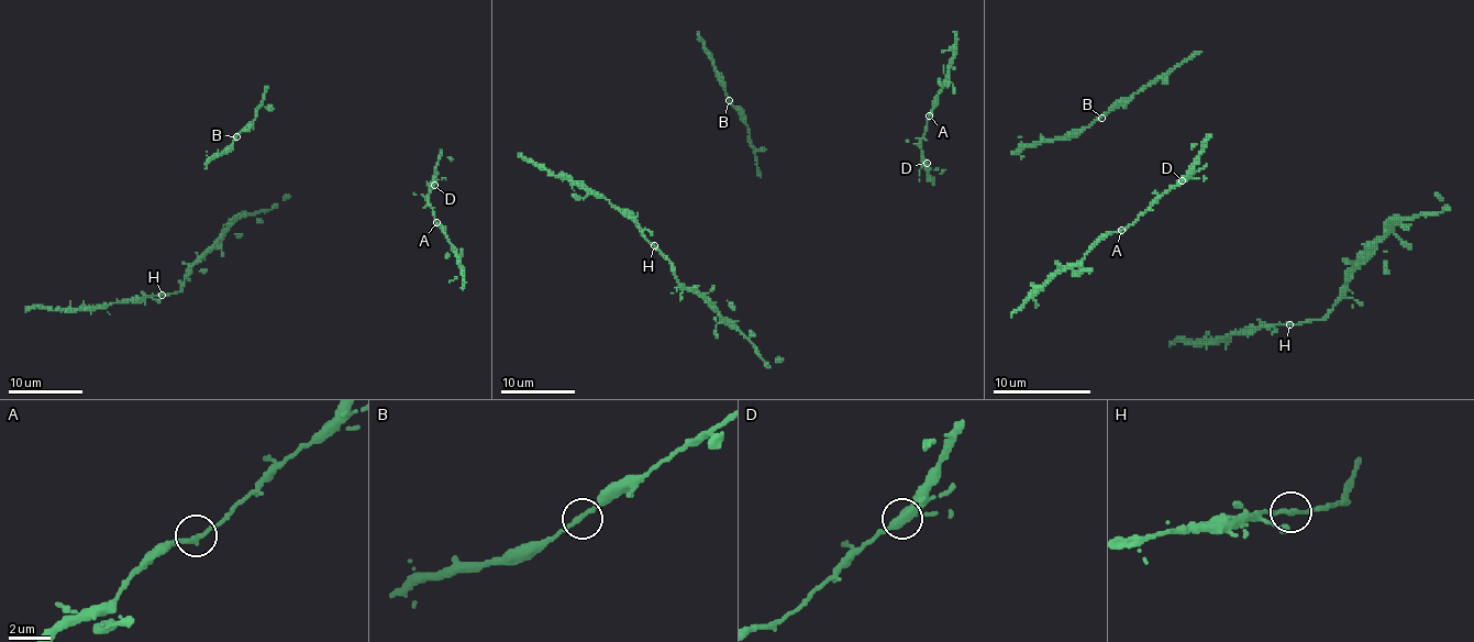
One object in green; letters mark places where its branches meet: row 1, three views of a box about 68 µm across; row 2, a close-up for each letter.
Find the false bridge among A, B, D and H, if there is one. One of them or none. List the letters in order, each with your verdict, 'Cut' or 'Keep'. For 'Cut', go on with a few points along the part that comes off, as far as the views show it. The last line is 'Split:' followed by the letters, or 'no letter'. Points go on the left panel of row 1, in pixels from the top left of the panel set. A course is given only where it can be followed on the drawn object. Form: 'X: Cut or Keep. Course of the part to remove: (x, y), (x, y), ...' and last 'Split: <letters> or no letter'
A: Keep
B: Keep
D: Keep
H: Keep
Split: no letter

